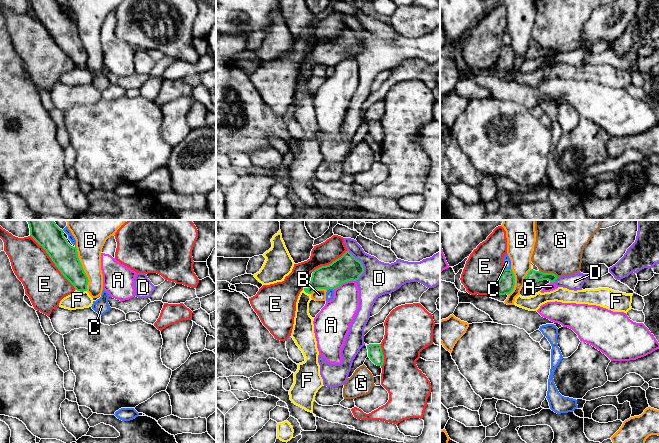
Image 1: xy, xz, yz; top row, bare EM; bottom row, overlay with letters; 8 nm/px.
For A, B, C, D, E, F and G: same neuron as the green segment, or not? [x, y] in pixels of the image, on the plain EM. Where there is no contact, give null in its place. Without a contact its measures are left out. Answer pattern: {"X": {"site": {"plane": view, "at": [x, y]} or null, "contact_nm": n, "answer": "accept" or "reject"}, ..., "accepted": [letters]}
{"A": {"site": {"plane": "xz", "at": [343, 58]}, "contact_nm": 190, "answer": "reject"}, "B": {"site": {"plane": "xy", "at": [83, 45]}, "contact_nm": 360, "answer": "reject"}, "C": {"site": {"plane": "xz", "at": [330, 64]}, "contact_nm": 60, "answer": "reject"}, "D": {"site": {"plane": "xz", "at": [362, 41]}, "contact_nm": 280, "answer": "reject"}, "E": {"site": {"plane": "xy", "at": [53, 38]}, "contact_nm": 550, "answer": "reject"}, "F": {"site": {"plane": "xy", "at": [81, 67]}, "contact_nm": 100, "answer": "reject"}, "G": {"site": {"plane": "yz", "at": [548, 49]}, "contact_nm": 160, "answer": "reject"}, "accepted": []}

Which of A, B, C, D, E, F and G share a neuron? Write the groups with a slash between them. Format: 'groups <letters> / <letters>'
groups A / B / C / D / E / F / G

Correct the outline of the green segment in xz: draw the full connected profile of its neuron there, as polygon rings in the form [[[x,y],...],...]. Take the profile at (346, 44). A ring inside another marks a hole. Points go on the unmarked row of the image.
[[[348,26],[331,40],[321,42],[312,49],[308,64],[304,67],[311,70],[316,65],[336,65],[347,57],[356,57],[364,49],[361,37]]]

